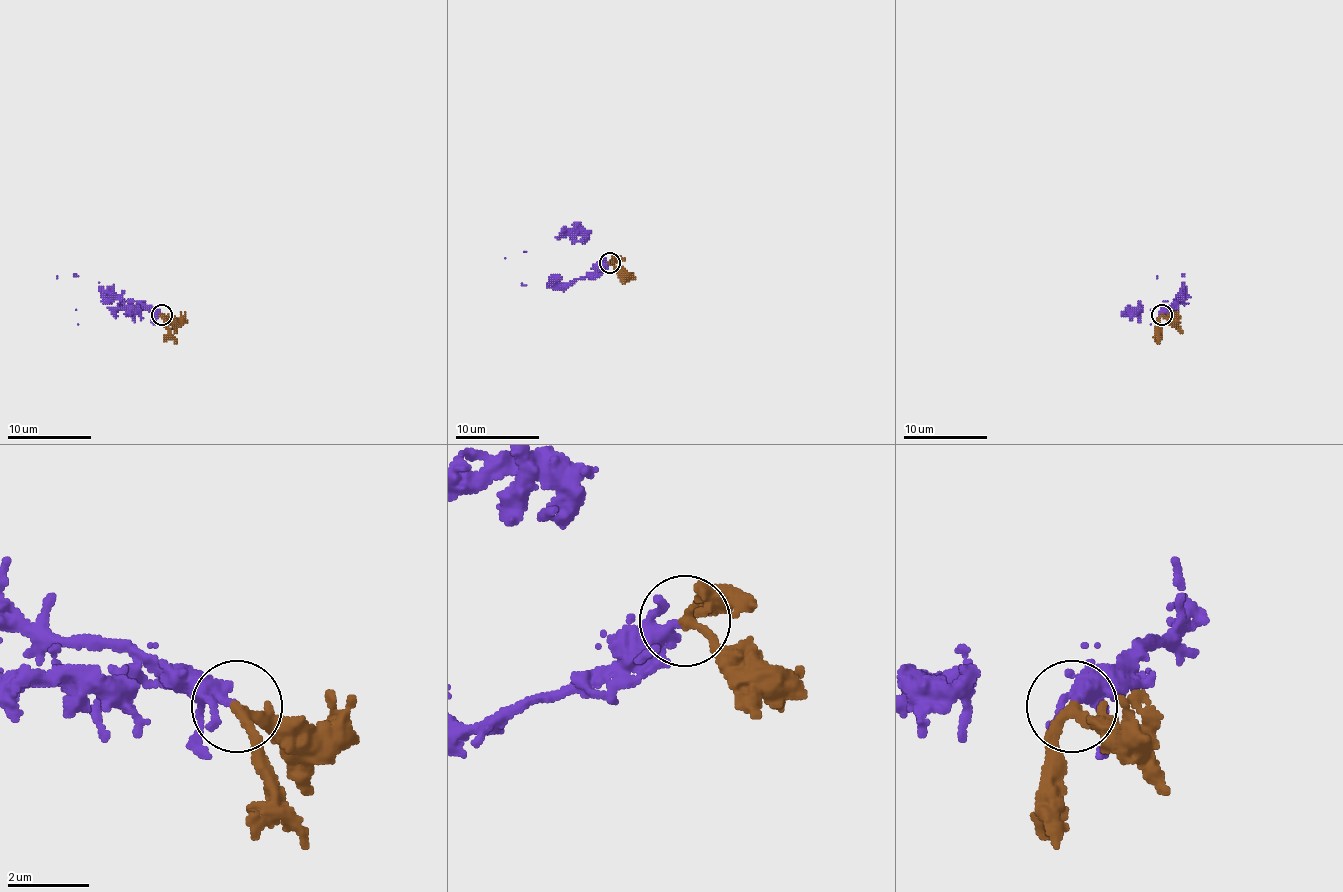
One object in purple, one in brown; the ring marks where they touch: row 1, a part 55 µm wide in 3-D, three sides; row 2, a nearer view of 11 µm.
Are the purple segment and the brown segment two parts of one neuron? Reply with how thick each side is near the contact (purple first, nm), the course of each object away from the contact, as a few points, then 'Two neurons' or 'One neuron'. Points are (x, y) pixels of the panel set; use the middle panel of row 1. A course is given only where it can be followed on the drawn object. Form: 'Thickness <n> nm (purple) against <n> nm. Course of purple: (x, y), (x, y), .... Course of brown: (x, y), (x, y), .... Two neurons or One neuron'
Thickness 240 nm (purple) against 240 nm. Course of purple: (608, 262), (568, 283), (526, 285), (505, 258). Course of brown: (610, 262), (624, 260). One neuron

